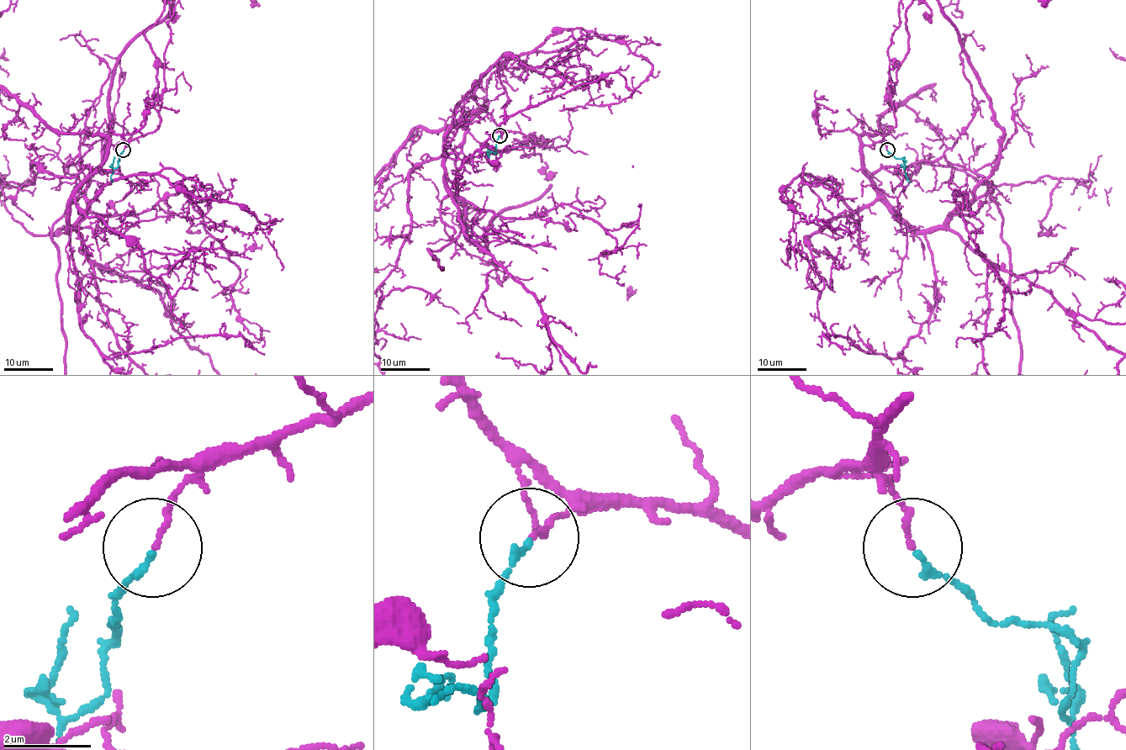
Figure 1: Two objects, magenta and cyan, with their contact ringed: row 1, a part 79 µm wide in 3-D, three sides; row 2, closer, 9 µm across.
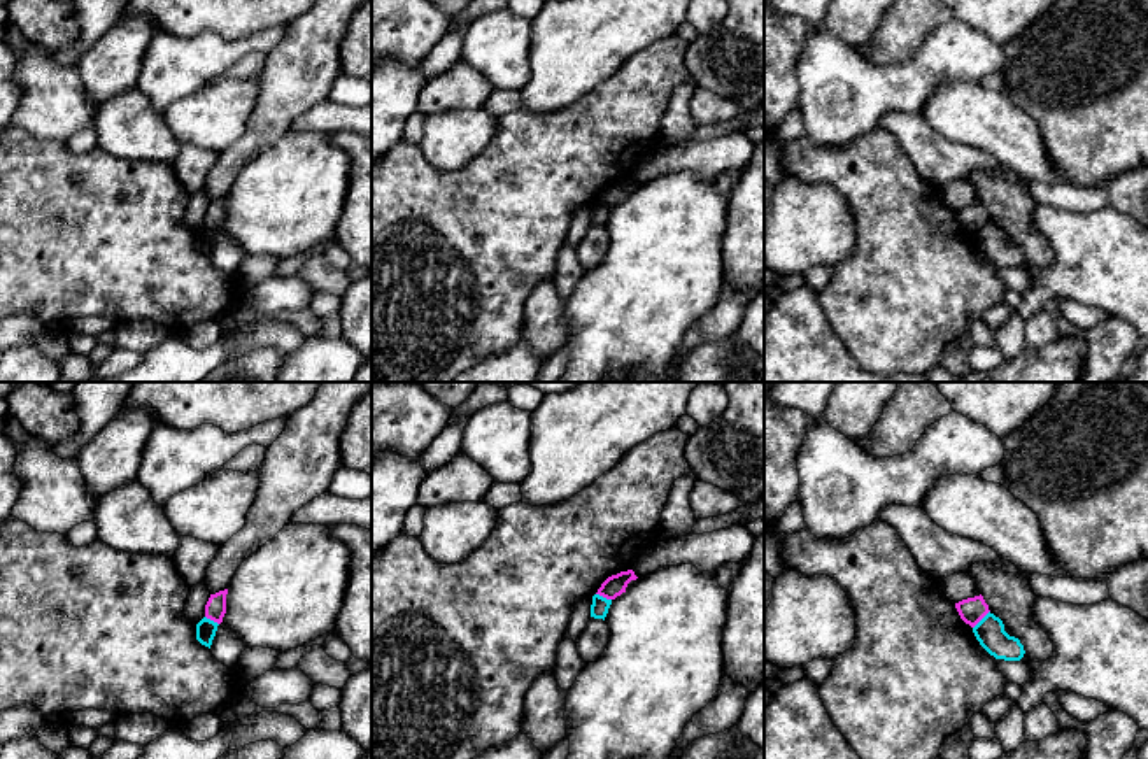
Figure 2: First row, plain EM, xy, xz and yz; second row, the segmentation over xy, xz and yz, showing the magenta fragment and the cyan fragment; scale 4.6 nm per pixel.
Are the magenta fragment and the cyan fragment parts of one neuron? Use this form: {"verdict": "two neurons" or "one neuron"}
{"verdict": "two neurons"}

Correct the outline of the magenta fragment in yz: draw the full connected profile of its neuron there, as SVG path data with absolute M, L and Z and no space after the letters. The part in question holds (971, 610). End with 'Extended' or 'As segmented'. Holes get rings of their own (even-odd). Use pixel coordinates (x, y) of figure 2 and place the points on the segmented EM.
M974 596L955 603L960 619L974 628L990 610L983 596Z. As segmented

